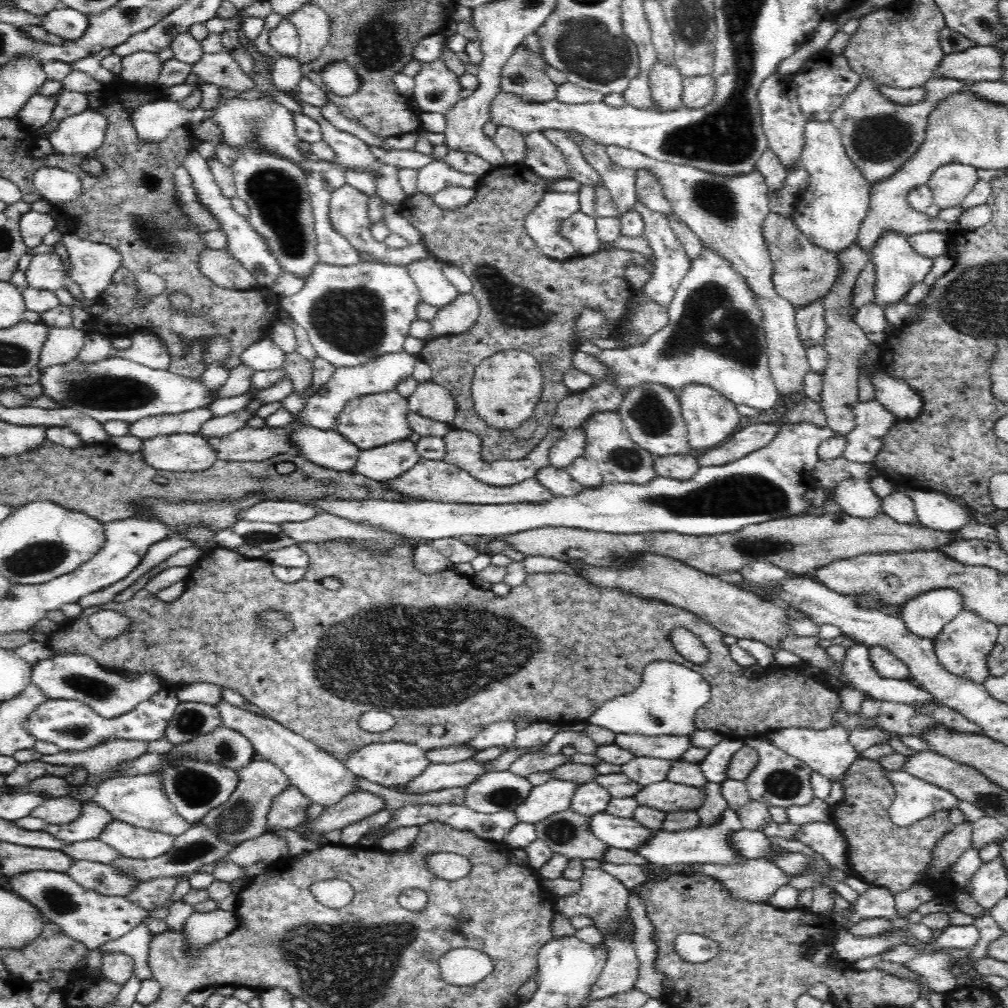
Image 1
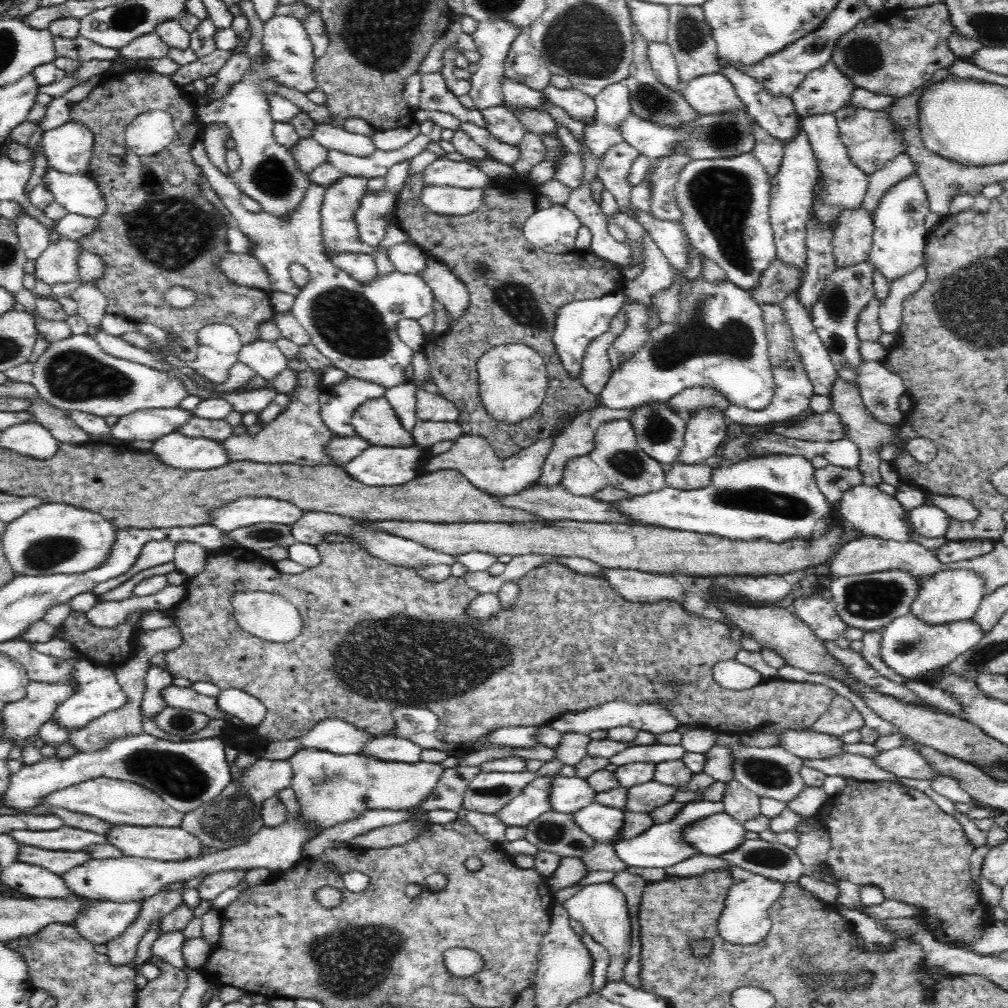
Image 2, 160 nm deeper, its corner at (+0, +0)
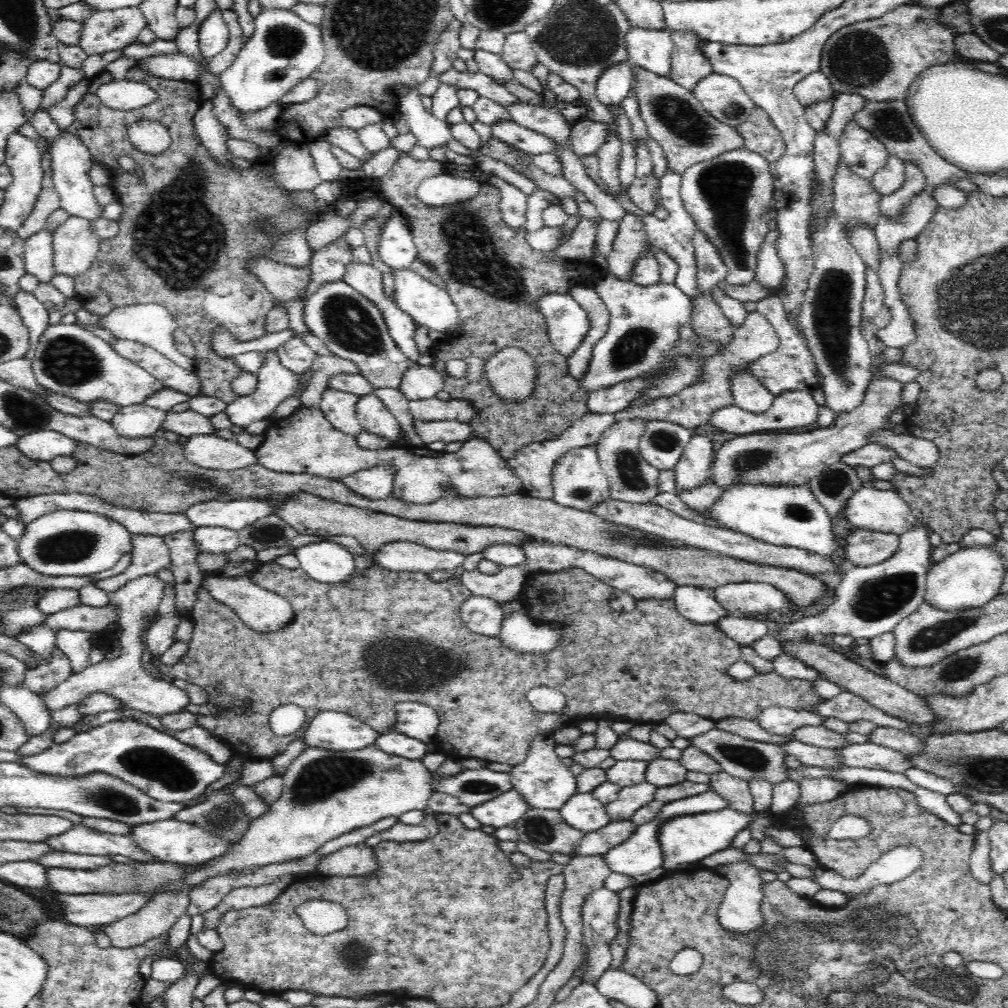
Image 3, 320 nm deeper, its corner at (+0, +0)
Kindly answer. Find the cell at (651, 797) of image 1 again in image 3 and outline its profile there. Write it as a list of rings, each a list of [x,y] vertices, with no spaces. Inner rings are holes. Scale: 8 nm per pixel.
[[[646,781],[622,788],[614,802],[604,805],[610,822],[629,820],[639,808],[654,798],[656,789],[657,786]]]

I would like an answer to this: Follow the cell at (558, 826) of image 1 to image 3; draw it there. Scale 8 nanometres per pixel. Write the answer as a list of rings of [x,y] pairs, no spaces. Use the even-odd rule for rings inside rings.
[[[531,808],[518,821],[509,824],[518,831],[518,838],[549,853],[573,854],[577,842],[585,835],[584,831],[572,828],[558,809]]]

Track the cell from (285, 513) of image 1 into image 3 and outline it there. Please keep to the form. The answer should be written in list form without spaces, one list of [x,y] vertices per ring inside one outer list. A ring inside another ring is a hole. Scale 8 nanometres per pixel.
[[[234,498],[199,502],[190,505],[184,513],[194,526],[224,527],[238,531],[273,512],[273,506],[266,500]]]

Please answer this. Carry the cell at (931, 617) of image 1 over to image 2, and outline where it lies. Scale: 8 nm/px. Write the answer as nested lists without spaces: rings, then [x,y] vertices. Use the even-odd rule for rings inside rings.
[[[942,569],[920,580],[920,593],[912,604],[912,613],[927,624],[950,624],[974,618],[985,597],[984,577],[974,569]]]

